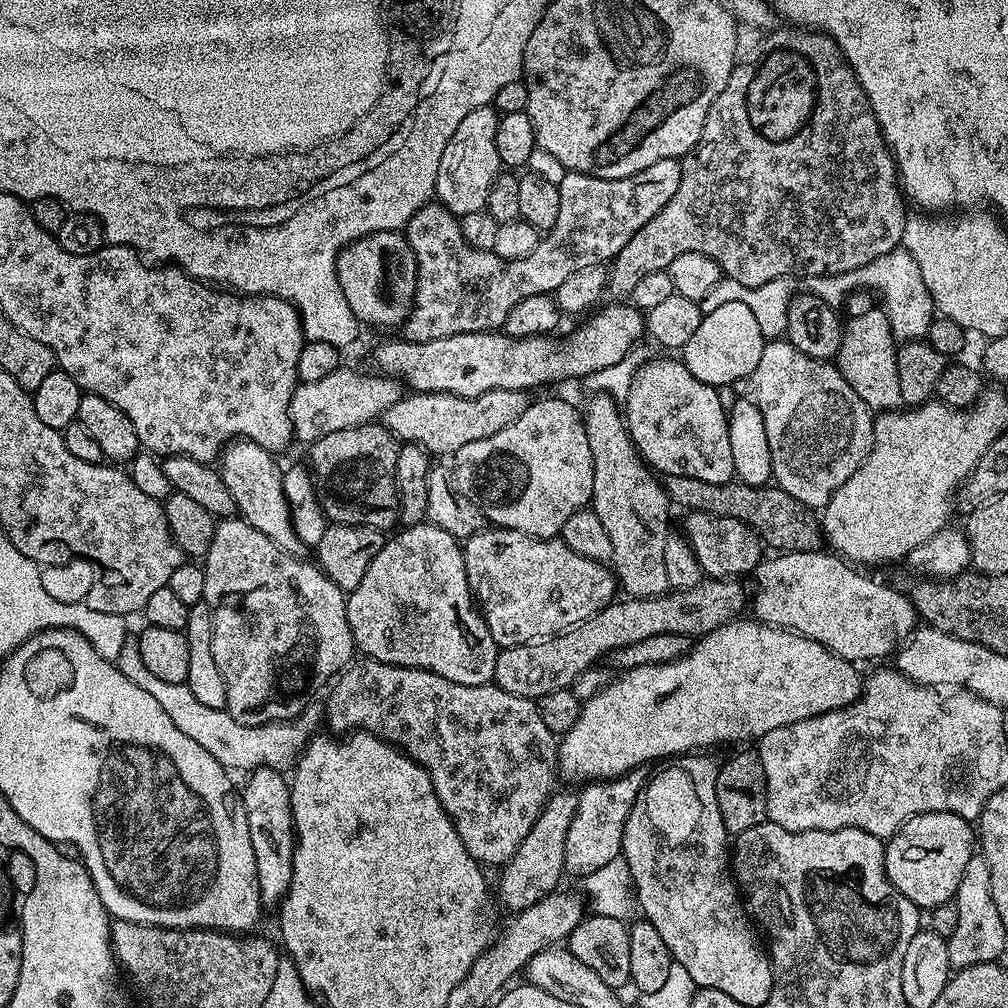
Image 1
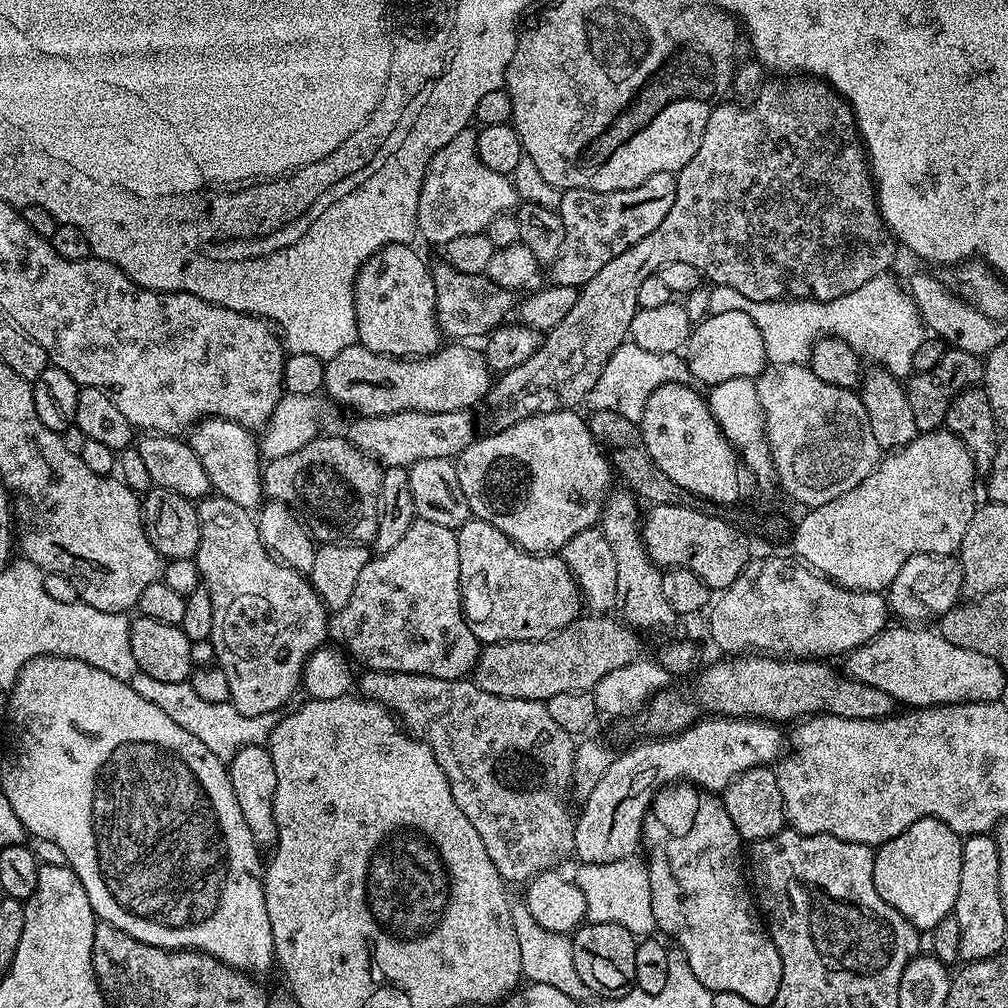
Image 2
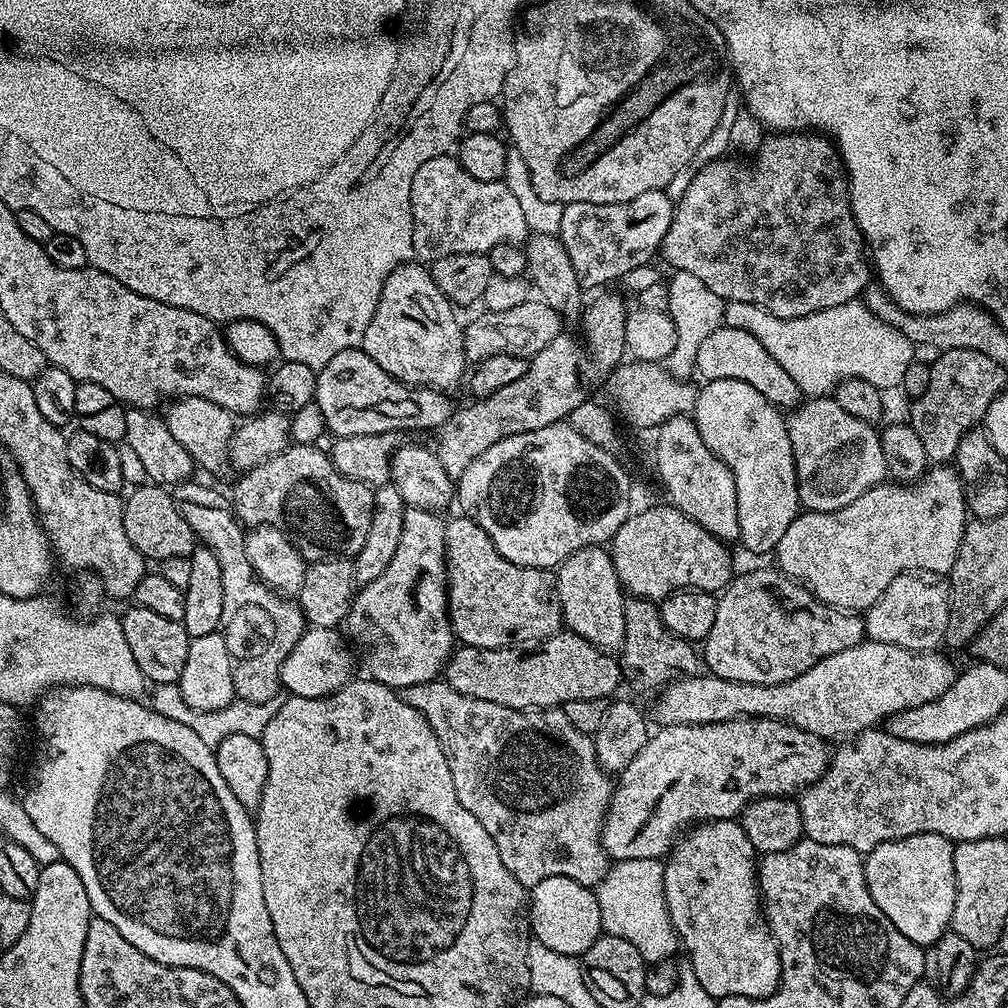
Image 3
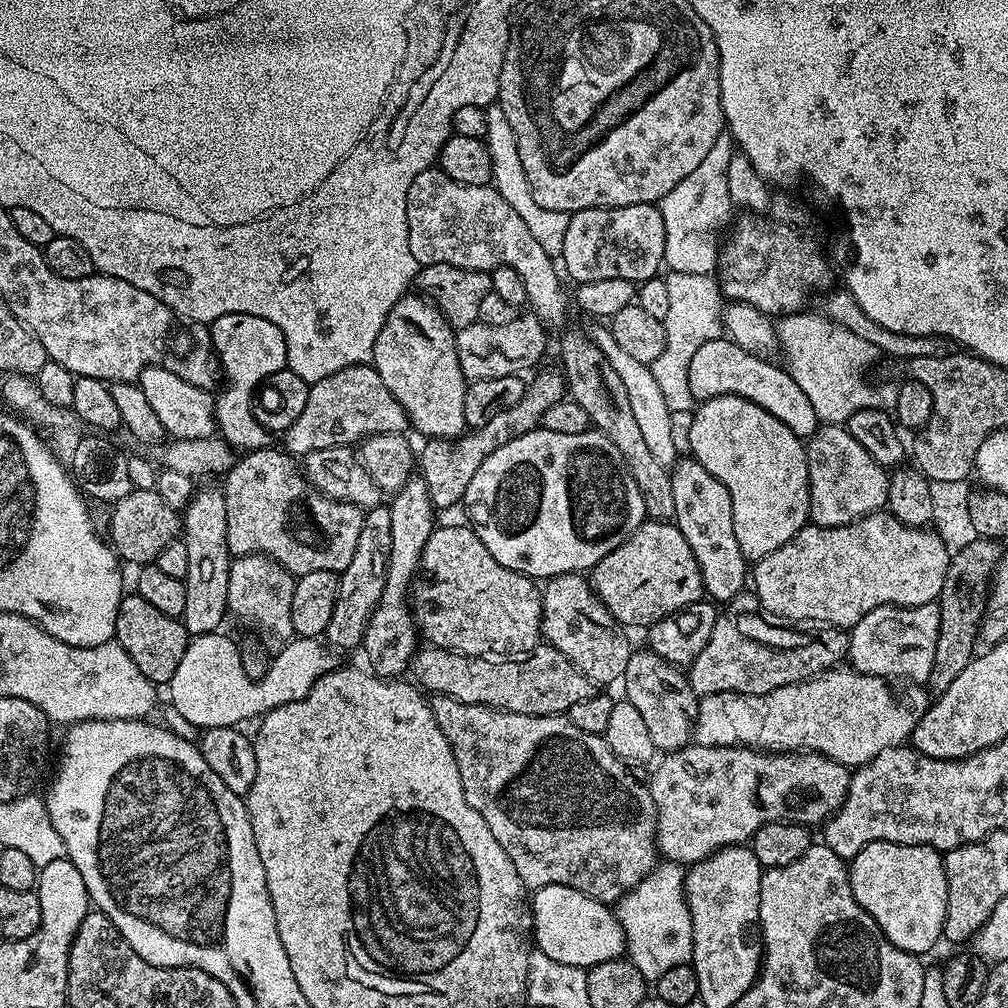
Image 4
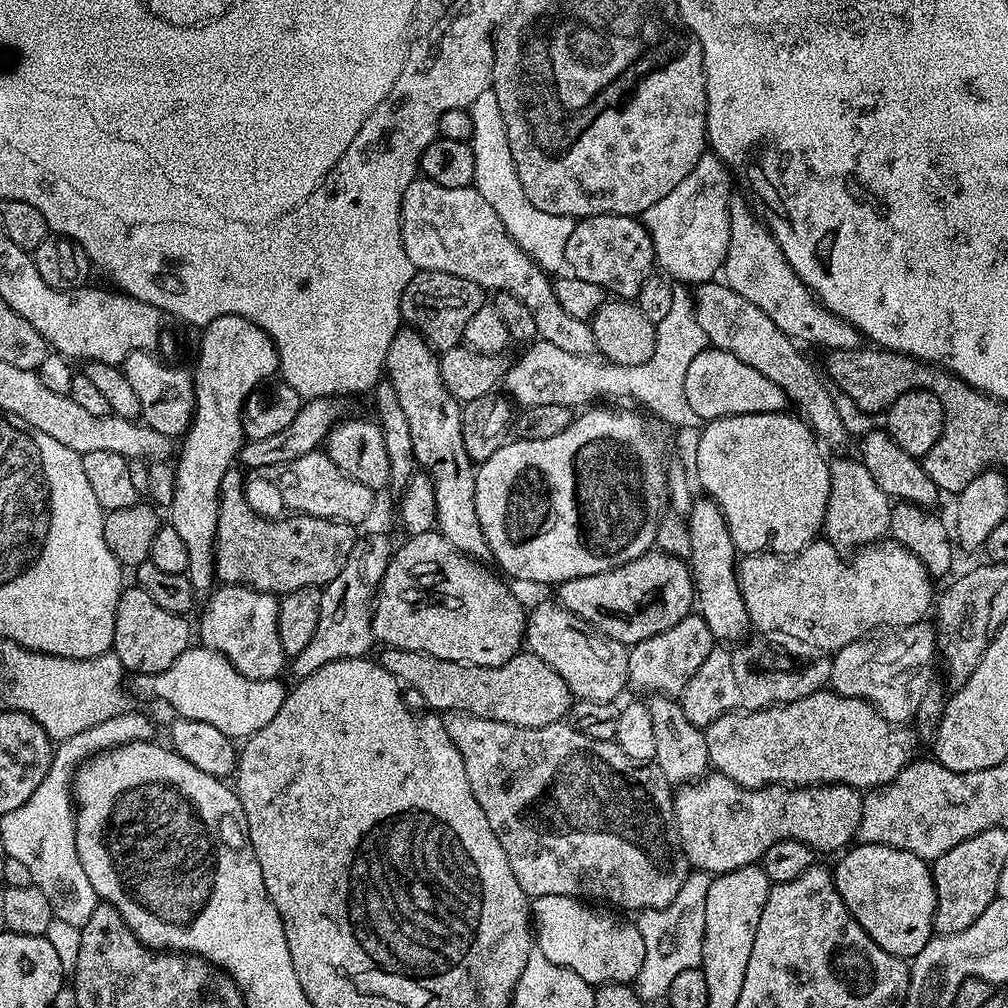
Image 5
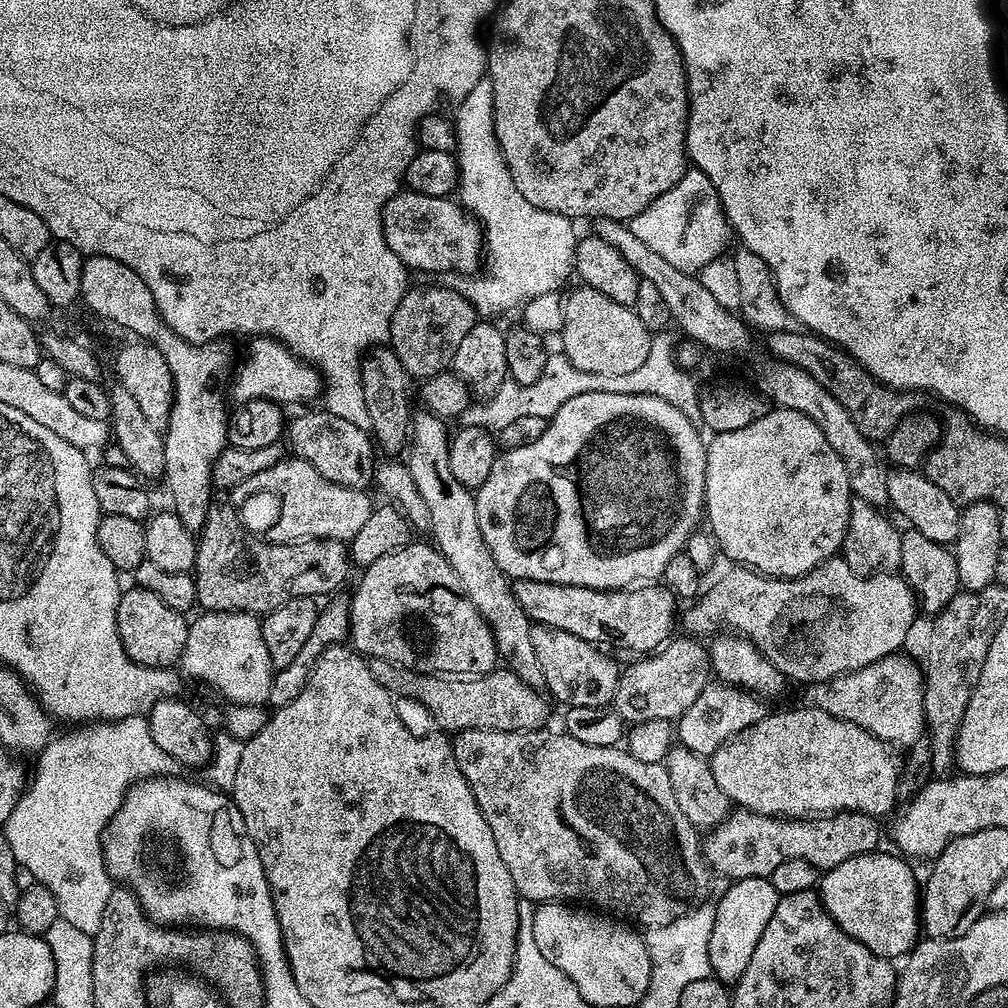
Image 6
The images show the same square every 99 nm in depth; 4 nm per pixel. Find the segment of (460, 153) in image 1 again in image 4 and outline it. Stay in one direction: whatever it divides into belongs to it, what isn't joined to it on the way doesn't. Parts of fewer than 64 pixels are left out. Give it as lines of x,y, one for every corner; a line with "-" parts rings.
433,166
430,168
427,168
426,170
422,170
422,174
418,174
418,178
414,178
414,182
410,182
410,194
406,198
406,222
408,223
408,233
410,234
410,254
414,254
414,258
418,261
419,264
426,265
426,264
449,264
450,266
462,266
466,270
478,270
479,272
486,272
491,274
494,269
496,268
509,268
510,270
518,270
518,274
522,278
522,282
526,282
526,294
528,295
528,304
530,305
531,311
534,313
535,316
539,320
543,320
545,325
553,326
552,324
560,324
563,322
564,319
568,316
568,304
570,308
570,300
568,297
568,300
566,297
564,297
564,288
562,285
560,285
560,276
561,273
558,271
556,273
556,268
554,265
553,257
548,255
548,252
546,250
542,250
542,246
538,242
538,238
534,238
534,234
530,234
530,230
526,230
526,222
522,222
522,218
518,218
518,210
514,210
514,206
510,206
508,202
506,202
506,198
502,198
502,194
498,194
495,190
495,188
483,184
482,186
466,186
462,182
454,182
454,178
450,178
445,172
440,171
439,167

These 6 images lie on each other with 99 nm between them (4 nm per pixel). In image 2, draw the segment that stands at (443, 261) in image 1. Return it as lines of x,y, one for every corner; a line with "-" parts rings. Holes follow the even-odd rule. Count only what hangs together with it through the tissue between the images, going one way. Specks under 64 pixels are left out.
671,172
654,174
654,178
646,178
642,186
630,190
595,192
581,188
567,189
561,195
558,213
562,222
568,220
565,236
572,236
572,240
567,240
568,244
562,242
560,256
550,268
551,283
579,289
590,282
590,278
594,278
594,274
610,262
610,258
618,258
618,254
630,250
634,242
646,238
650,230
658,230
658,226
662,226
662,218
670,214
675,197
676,177
-
440,262
432,268
432,277
434,278
434,290
436,291
436,321
440,323
440,331
448,338
468,338
464,336
487,337
493,328
499,328
505,323
508,311
513,311
514,300
512,304
513,293
507,288
499,288
493,280
489,280
487,275
466,274
454,270
447,262

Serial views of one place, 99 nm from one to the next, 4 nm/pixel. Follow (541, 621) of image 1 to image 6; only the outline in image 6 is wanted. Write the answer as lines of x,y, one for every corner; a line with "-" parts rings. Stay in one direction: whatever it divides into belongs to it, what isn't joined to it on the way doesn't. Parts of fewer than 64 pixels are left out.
409,542
404,547
363,569
364,577
356,584
356,593
350,596
348,606
348,630
351,647
365,658
386,658
400,668
437,674
463,674
465,677
482,676
497,667
496,643
490,626
478,614
474,602
462,590
458,574
446,562
440,549
428,544

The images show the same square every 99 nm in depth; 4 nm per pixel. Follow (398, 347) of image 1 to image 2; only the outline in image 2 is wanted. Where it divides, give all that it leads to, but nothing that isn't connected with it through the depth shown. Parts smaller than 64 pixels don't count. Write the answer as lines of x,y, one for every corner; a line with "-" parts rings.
359,342
351,344
325,363
323,391
337,405
353,408
356,416
475,409
475,404
479,400
481,403
491,390
494,373
479,347
467,348
464,342
449,344
452,344
449,348
441,346
433,356
419,358
387,356
363,348

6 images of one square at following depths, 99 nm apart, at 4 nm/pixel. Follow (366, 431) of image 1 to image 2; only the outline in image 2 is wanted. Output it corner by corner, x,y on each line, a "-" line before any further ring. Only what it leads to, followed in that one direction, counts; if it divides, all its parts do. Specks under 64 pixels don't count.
321,434
316,439
311,440
306,446
302,446
302,450
294,450
294,454
286,454
282,458
274,458
268,460
262,468
264,474
264,495
273,501
279,502
285,506
296,506
300,503
302,507
308,508
302,512
303,519
306,521
306,527
312,533
312,539
320,544
338,544
347,542
349,544
367,545
369,542
375,541
376,531
378,530
378,514
380,513
380,491
382,490
382,478
384,477
384,468
374,459
373,456
366,455
365,452
357,452
356,447
351,444
343,435
327,436

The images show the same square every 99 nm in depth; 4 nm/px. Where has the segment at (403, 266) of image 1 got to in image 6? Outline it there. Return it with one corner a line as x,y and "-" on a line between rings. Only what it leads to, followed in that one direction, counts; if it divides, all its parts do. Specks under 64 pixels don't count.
420,410
412,417
410,429
410,451
406,463
414,484
418,486
418,494
422,494
422,502
426,502
428,525
432,532
435,547
450,562
454,574
458,574
458,582
462,582
462,590
474,602
478,614
490,626
496,643
496,655
506,663
507,671
518,674
522,682
531,688
546,689
546,674
542,674
542,666
538,666
538,658
534,654
534,645
530,638
533,623
526,610
518,606
518,598
514,598
512,580
500,569
494,554
490,554
490,546
482,538
482,530
478,530
478,510
473,489
467,488
454,478
454,470
450,468
449,425
440,417
427,410

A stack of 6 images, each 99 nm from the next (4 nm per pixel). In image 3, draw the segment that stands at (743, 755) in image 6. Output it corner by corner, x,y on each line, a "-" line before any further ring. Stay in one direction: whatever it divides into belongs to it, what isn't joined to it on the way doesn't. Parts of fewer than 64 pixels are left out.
865,639
846,650
838,650
838,654
830,654
822,658
806,674
798,674
790,682
781,684
739,684
726,678
718,678
711,674
686,676
675,681
659,693
660,696
650,708
650,716
657,725
665,724
713,724
735,720
741,716
771,716
773,720
785,720
787,724
798,726
815,736
821,736
826,742
839,741
841,738
854,738
866,728
887,721
889,716
902,710
910,710
914,706
922,706
922,702
930,702
938,698
956,681
958,668
955,668
939,651
911,652
909,648
894,646
886,642

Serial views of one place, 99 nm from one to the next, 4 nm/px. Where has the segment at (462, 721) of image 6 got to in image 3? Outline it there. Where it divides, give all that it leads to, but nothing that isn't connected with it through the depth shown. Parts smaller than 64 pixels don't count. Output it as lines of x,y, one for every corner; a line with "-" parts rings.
567,630
539,641
531,650
515,648
469,648
460,646
453,651
442,673
454,690
470,698
482,698
486,702
498,702
498,706
521,710
543,710
560,708
566,702
578,702
578,698
608,700
617,695
616,687
622,684
622,664
615,655
605,649
596,648
589,640

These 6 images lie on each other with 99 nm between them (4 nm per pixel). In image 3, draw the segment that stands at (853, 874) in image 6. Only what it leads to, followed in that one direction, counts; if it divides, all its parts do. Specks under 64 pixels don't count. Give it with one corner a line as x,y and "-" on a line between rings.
914,834
910,838
882,842
864,856
864,873
870,898
874,898
878,910
898,926
898,934
906,934
910,942
921,946
935,946
938,938
949,931
956,897
953,841
942,834

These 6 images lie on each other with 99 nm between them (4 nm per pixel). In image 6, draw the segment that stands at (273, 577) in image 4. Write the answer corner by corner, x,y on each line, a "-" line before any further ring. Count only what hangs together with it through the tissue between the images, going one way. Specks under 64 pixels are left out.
205,612
199,613
200,617
188,625
186,646
180,656
179,667
185,677
193,676
201,680
208,688
213,688
222,699
233,704
254,704
264,706
268,704
268,695
274,675
274,665
266,650
264,629
261,621
250,612

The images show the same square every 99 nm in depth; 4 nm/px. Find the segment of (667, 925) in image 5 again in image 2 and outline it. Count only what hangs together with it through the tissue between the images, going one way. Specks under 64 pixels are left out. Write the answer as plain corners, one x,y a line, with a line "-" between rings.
633,858
601,864
577,863
574,882
586,900
585,917
591,923
610,922
626,926
637,938
648,938
657,931
654,906
650,902
650,874
643,859

